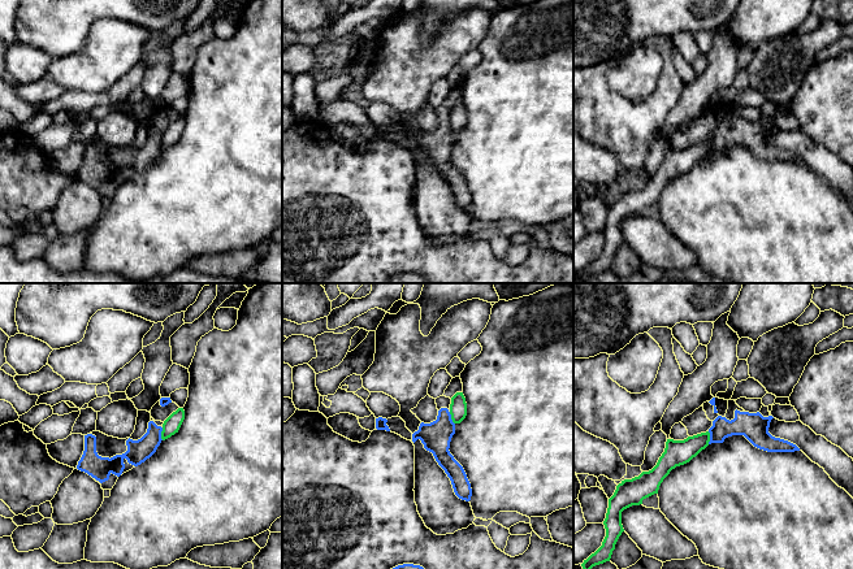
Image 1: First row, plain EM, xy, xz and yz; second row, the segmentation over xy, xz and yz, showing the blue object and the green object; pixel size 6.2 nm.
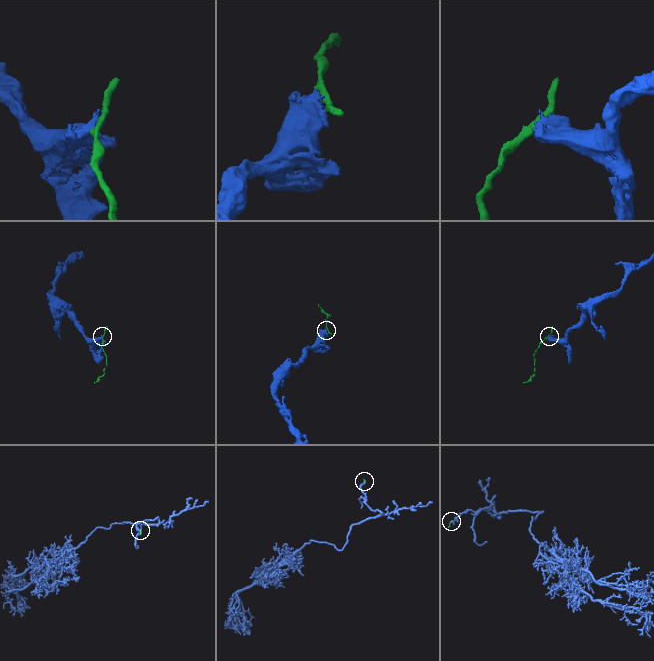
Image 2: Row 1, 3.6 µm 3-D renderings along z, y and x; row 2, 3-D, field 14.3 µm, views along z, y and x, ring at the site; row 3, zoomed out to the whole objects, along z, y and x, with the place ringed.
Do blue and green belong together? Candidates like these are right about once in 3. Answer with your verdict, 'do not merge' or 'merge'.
do not merge

